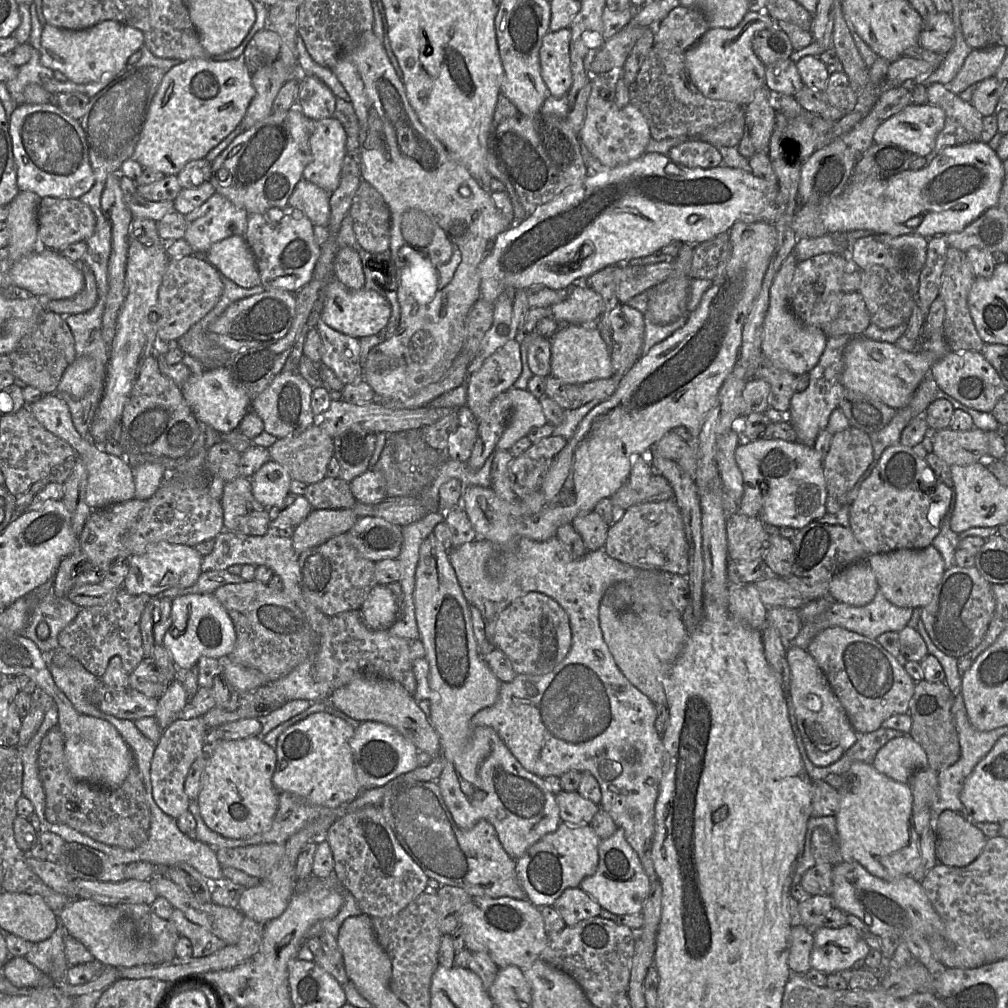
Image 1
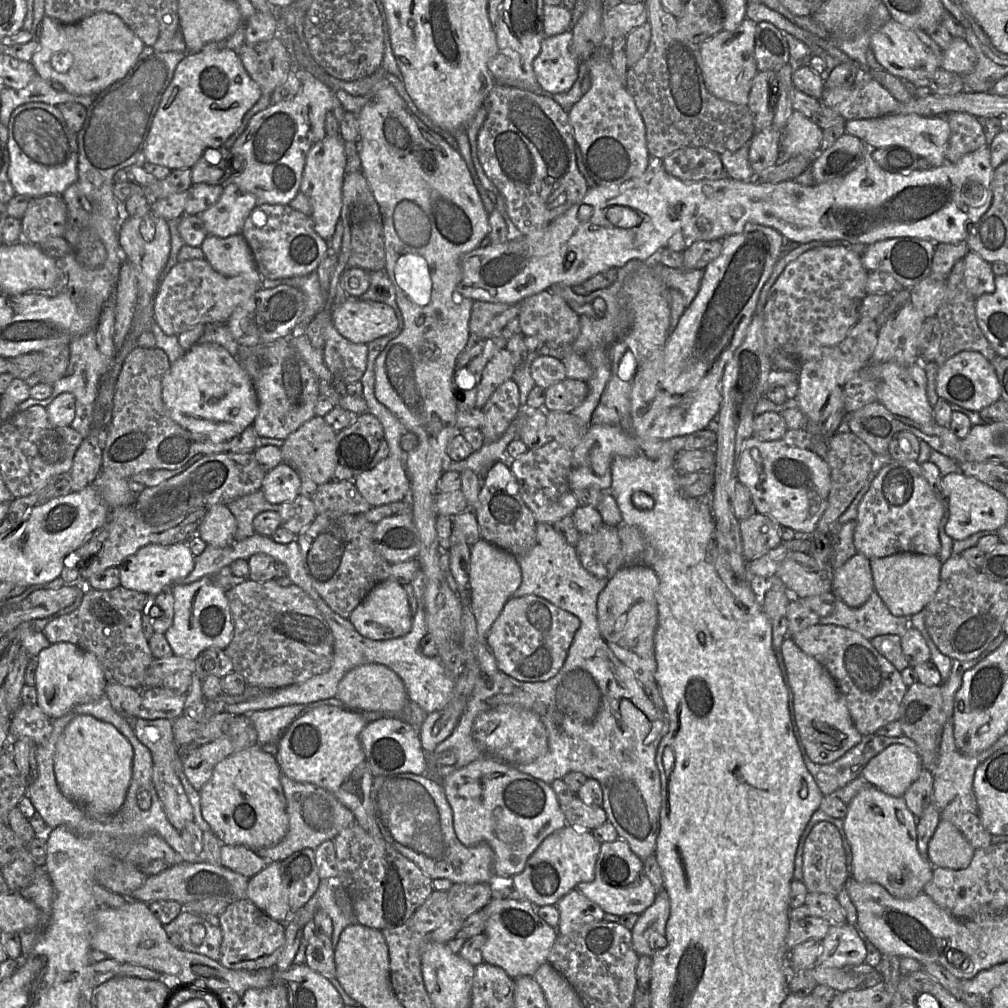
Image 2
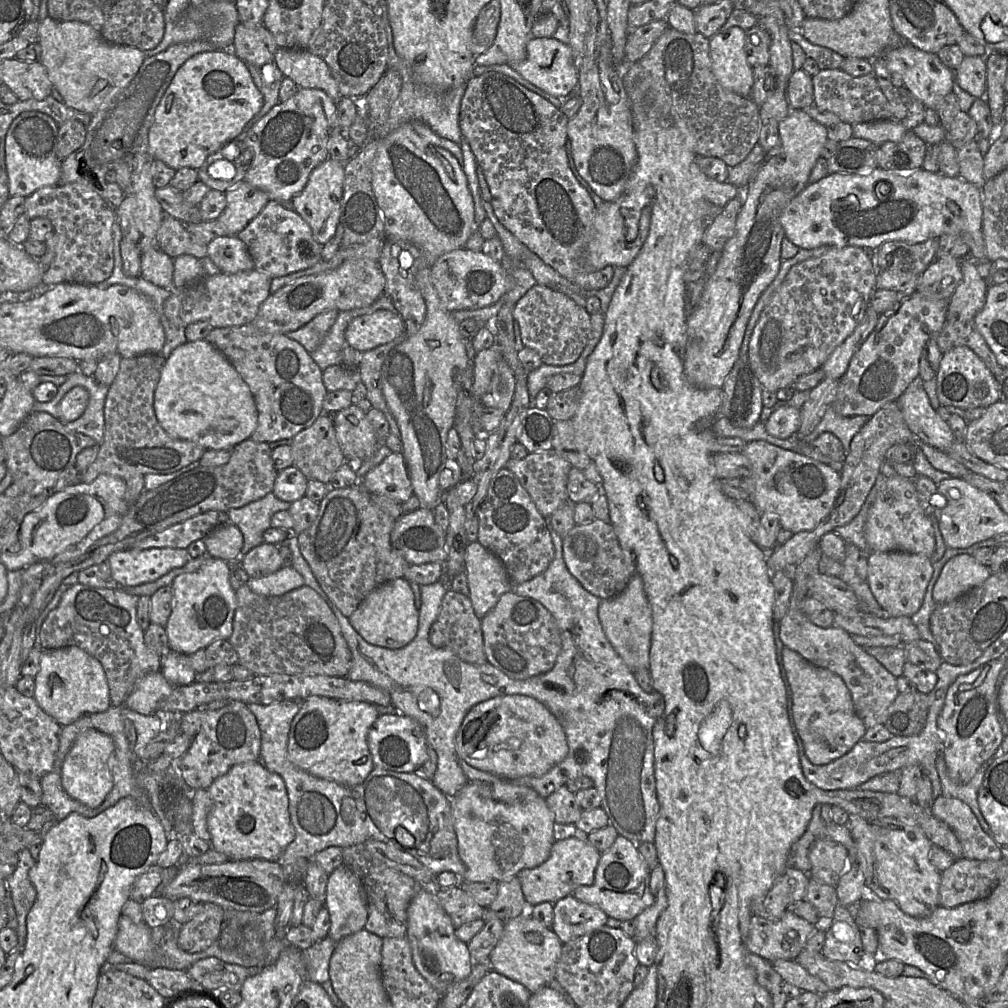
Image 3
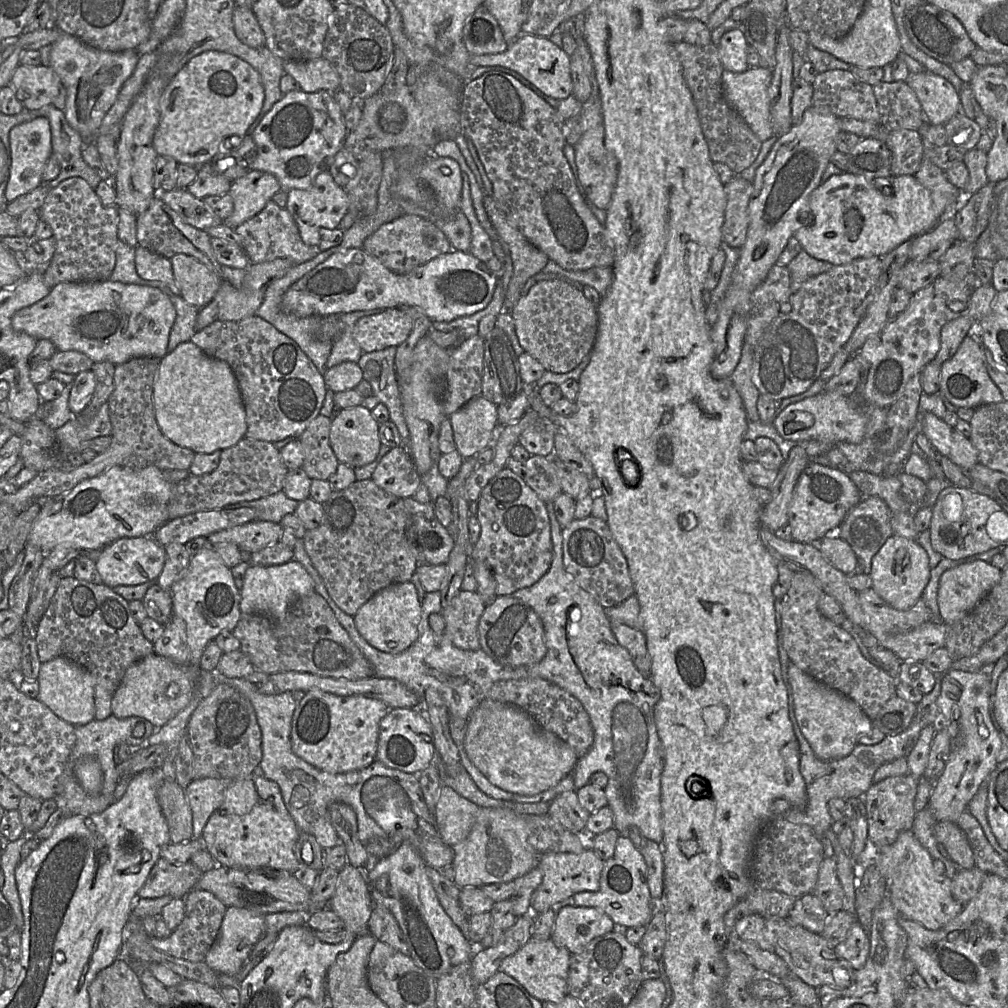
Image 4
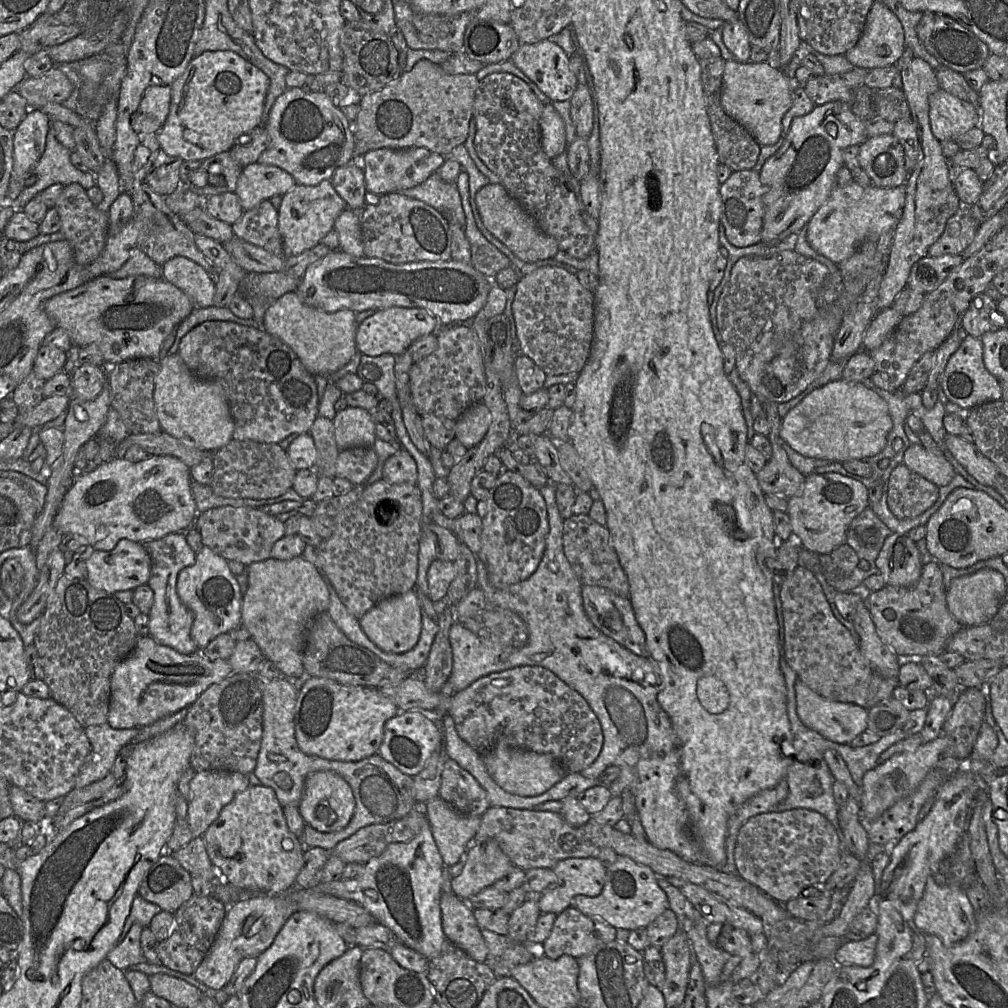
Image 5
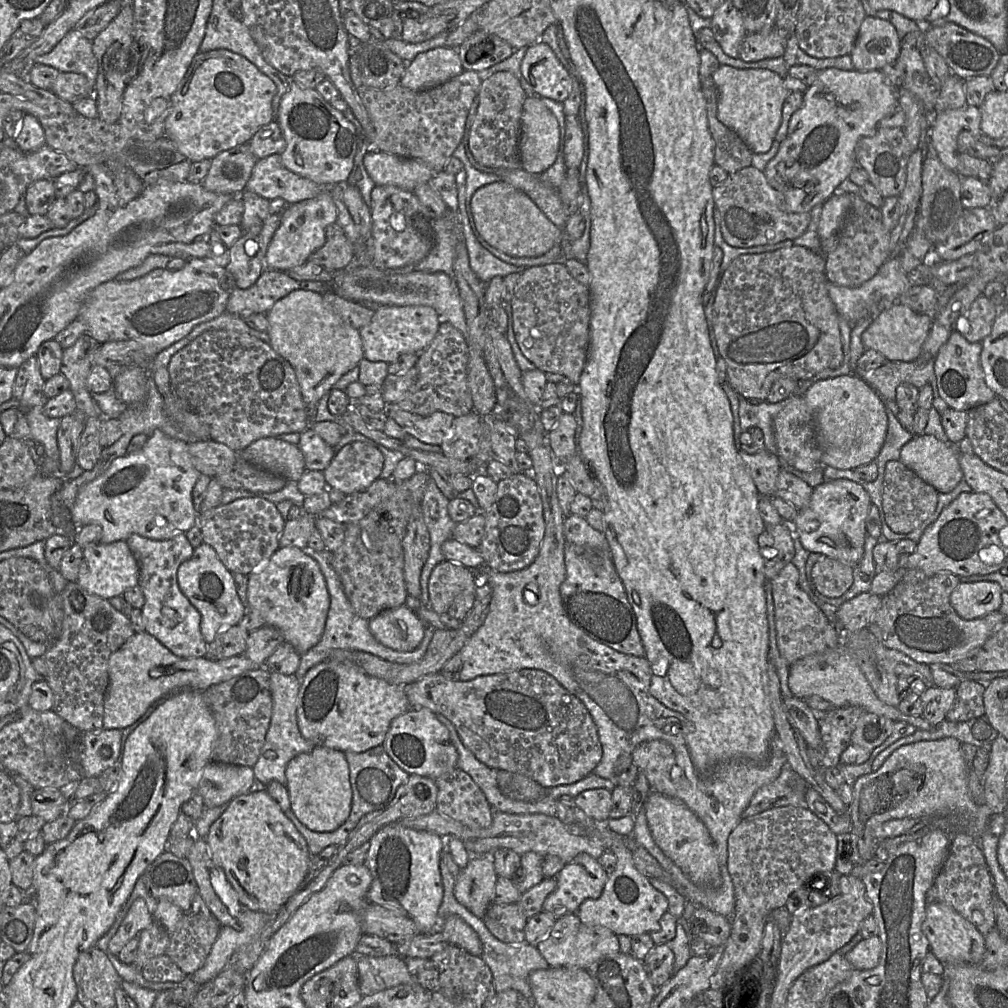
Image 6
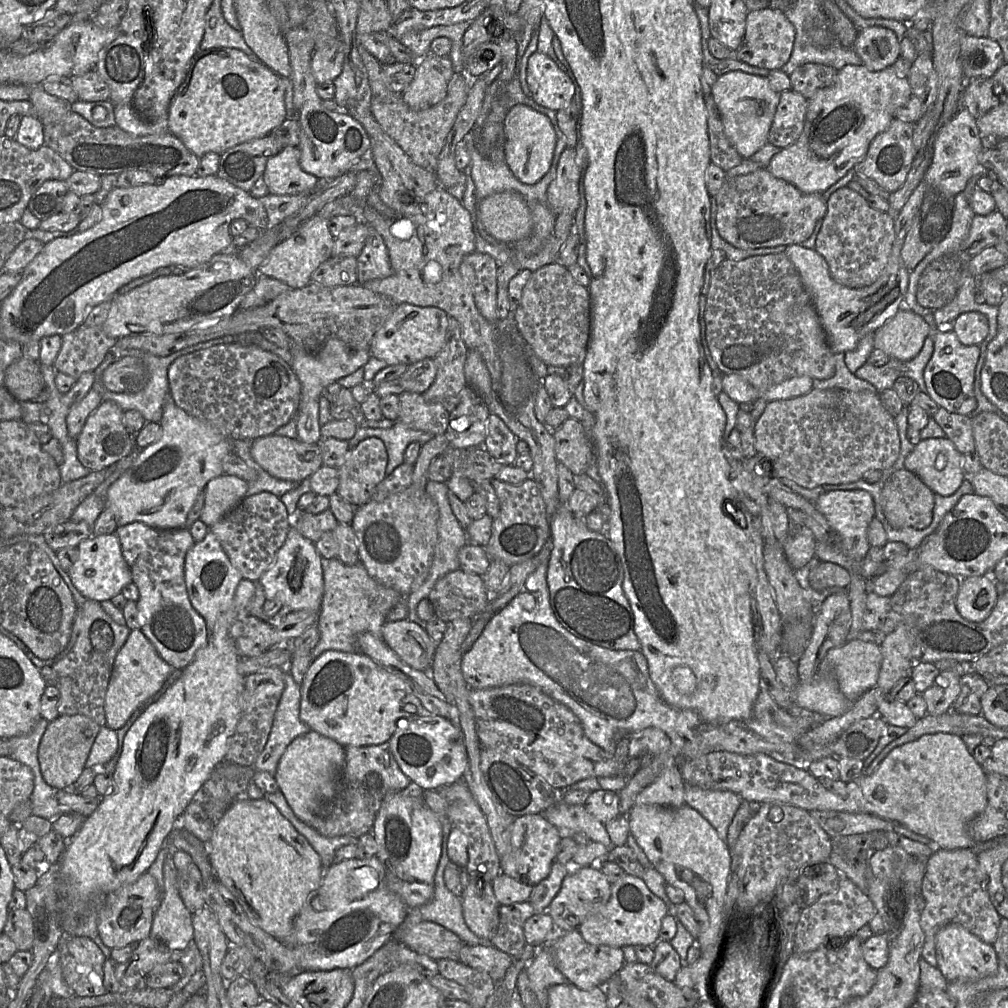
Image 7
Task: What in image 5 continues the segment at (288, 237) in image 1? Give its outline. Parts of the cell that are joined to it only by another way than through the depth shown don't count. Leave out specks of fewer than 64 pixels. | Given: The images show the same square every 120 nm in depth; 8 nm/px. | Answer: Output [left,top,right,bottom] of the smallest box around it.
[232,200,284,257]

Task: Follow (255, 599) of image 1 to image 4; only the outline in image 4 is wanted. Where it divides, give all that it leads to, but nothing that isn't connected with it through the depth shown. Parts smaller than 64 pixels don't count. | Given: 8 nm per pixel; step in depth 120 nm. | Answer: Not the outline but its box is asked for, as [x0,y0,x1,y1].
[232,591,375,680]

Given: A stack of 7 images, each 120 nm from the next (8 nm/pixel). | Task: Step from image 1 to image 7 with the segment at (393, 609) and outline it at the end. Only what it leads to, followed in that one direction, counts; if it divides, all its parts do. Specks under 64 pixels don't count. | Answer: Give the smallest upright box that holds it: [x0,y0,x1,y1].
[382,618,437,672]

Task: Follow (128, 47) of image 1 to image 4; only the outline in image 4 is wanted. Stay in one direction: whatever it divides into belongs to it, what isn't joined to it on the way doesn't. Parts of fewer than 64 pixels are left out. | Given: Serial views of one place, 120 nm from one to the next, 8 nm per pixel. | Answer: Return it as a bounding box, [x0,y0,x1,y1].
[50,33,140,144]

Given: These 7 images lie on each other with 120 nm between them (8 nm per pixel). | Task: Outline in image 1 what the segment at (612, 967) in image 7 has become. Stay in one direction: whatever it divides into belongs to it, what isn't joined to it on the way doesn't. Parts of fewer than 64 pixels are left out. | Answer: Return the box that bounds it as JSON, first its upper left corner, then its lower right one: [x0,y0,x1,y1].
[552,886,602,926]

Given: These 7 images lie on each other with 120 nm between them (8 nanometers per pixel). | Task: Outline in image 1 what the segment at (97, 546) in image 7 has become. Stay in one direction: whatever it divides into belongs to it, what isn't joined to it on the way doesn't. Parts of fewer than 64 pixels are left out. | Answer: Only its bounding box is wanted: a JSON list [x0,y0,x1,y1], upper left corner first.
[122,541,202,597]

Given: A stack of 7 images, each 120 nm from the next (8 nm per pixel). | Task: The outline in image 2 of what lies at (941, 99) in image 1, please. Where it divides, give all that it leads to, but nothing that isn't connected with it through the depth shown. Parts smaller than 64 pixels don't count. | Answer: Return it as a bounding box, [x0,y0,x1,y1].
[945,112,986,162]

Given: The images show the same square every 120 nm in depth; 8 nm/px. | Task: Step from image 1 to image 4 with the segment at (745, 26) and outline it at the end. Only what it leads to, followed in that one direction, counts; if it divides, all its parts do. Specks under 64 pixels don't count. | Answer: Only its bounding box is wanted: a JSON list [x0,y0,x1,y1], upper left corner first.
[718,29,749,73]

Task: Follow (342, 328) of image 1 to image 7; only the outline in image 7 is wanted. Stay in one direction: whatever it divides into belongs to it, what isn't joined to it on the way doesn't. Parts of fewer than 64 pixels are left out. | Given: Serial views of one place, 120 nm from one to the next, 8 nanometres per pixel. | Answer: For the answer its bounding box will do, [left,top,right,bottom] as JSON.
[370,304,449,366]

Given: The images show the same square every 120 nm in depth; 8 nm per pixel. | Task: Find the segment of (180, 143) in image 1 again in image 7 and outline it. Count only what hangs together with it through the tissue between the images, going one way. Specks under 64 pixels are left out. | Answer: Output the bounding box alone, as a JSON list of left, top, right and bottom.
[168,48,287,158]

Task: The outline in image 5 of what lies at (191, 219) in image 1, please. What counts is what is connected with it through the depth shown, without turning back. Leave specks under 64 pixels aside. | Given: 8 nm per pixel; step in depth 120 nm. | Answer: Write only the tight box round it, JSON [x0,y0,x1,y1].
[235,162,295,211]

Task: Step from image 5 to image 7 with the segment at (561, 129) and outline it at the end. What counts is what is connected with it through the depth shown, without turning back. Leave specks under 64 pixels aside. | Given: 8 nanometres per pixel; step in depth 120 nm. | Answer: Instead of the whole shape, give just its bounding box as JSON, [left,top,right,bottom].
[504,104,556,184]

